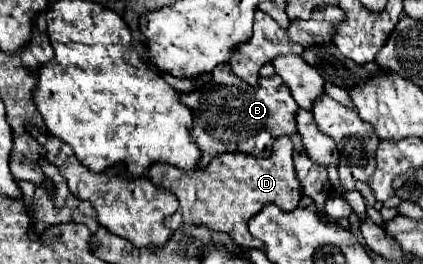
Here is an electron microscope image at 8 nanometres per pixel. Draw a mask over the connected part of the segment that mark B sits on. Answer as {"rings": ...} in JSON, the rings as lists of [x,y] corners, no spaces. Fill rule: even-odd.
{"rings":[[[218,66],[212,72],[212,88],[182,94],[182,102],[194,112],[192,136],[198,148],[202,150],[200,166],[206,166],[210,158],[222,152],[248,152],[254,156],[268,156],[272,152],[274,140],[280,136],[292,136],[296,152],[304,152],[294,122],[298,104],[294,102],[288,86],[278,76],[260,78],[260,88],[254,90],[252,86],[242,82],[242,78],[234,76],[234,72],[226,68],[222,70],[222,66]],[[204,114],[208,116],[208,120],[204,118]]]}

